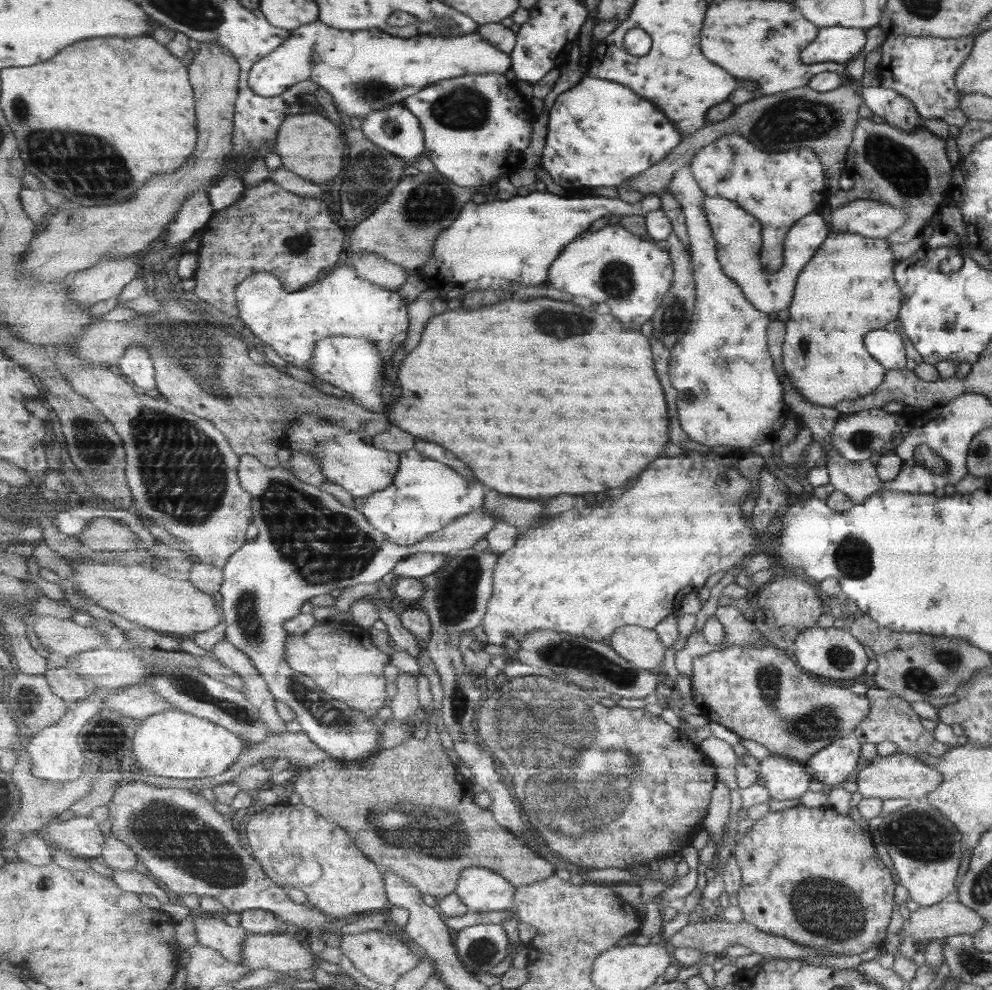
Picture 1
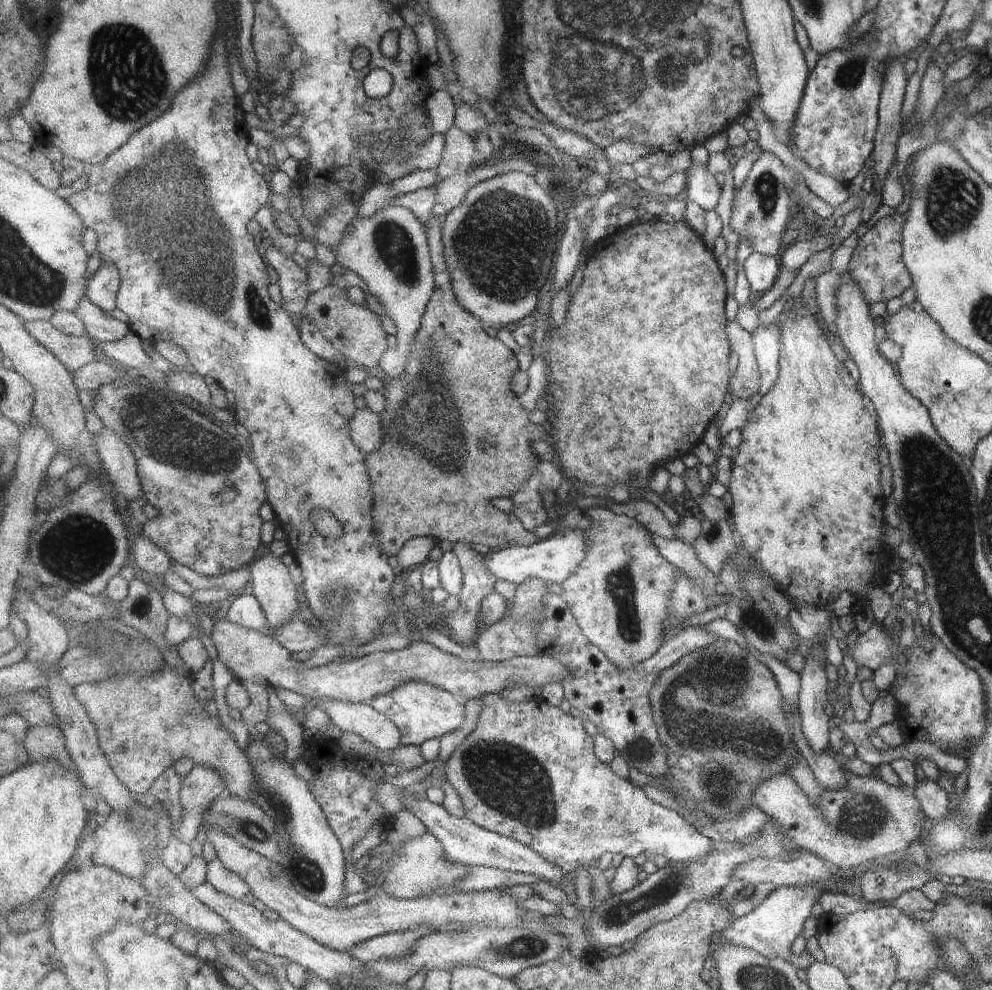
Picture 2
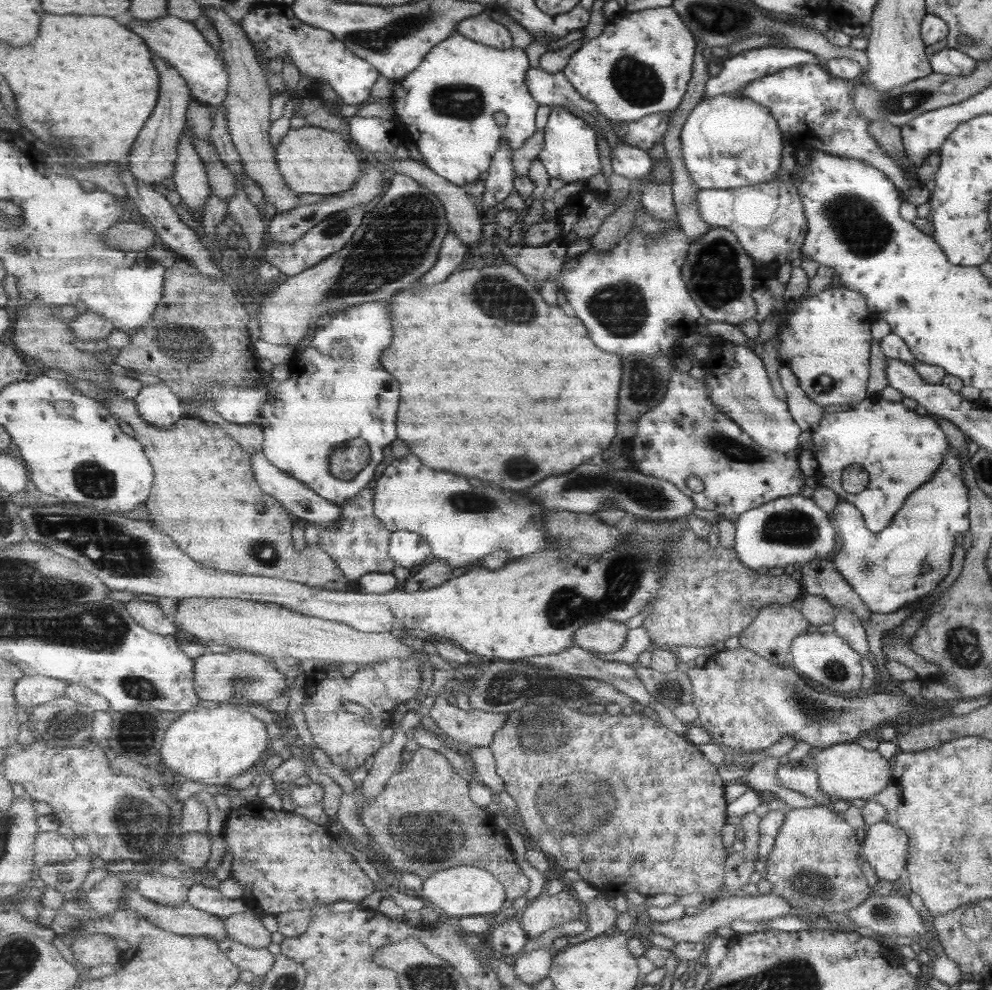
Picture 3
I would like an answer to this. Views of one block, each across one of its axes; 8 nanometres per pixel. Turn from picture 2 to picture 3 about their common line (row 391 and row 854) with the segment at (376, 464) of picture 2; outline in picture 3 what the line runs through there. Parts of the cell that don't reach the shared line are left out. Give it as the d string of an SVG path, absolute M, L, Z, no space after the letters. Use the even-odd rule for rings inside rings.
M415 747L415 752L412 760L404 765L403 770L400 773L395 773L391 780L385 786L385 790L377 796L377 800L373 802L364 802L364 806L360 812L360 820L362 824L367 828L368 834L373 838L374 845L378 852L380 852L390 867L397 873L415 873L421 876L421 878L427 879L429 876L441 872L456 866L471 865L478 866L496 875L498 879L503 883L505 890L507 891L509 901L515 898L521 898L526 896L531 888L532 880L522 870L520 864L516 860L516 856L513 854L509 838L499 827L494 824L494 816L490 814L489 809L481 808L471 798L469 798L469 782L465 778L461 778L457 772L453 769L453 766L449 764L449 760L440 754L441 752L434 749Z

